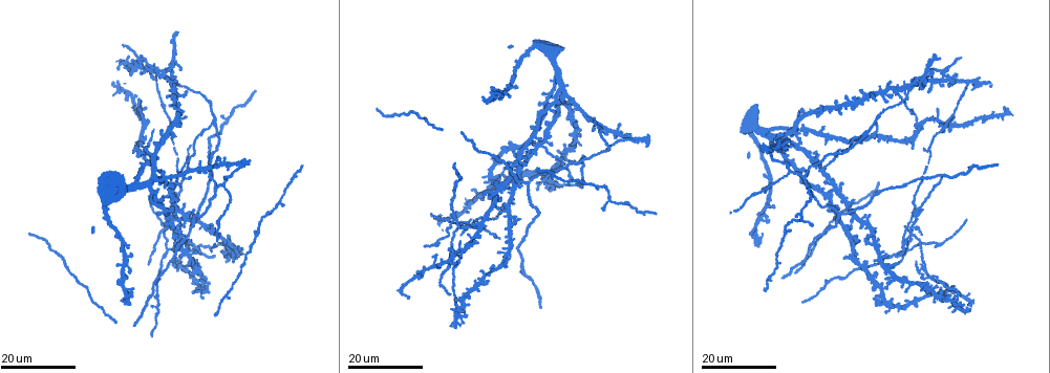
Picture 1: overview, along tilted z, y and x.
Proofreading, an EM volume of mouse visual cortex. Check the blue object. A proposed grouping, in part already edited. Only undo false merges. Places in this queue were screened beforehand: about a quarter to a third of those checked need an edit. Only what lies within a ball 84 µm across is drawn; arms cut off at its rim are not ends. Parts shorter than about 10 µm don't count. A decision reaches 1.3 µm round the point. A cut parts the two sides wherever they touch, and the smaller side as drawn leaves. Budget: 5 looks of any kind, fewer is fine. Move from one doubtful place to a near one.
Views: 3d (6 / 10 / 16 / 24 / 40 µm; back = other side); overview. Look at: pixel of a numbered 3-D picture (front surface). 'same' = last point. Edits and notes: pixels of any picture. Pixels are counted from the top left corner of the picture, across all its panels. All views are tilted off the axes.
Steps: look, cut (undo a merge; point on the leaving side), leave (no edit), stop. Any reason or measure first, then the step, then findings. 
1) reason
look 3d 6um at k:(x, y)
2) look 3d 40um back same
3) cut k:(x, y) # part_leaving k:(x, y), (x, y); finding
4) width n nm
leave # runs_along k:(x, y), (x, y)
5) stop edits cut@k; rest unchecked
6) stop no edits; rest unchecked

look 3d 16um at 1:(454, 218)

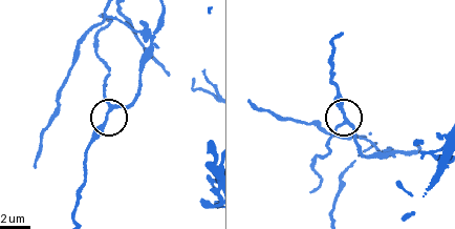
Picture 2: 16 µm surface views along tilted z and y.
zoom in
look 3d 10um at 2:(112, 105)

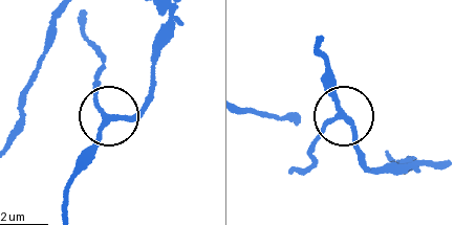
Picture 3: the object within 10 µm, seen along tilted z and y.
arms 3
leave # runs_along 3:(395, 159), (385, 171), (364, 167), (341, 118), (316, 136); all the same neuron

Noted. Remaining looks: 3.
a fork
look 3d 16um at 1:(224, 182)

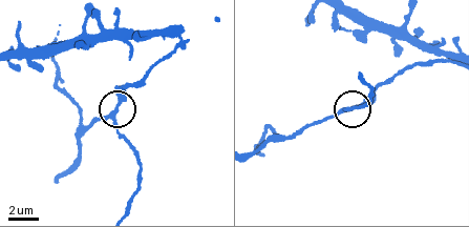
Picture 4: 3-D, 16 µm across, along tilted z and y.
zoom in
look 3d 6um at 4:(115, 115)

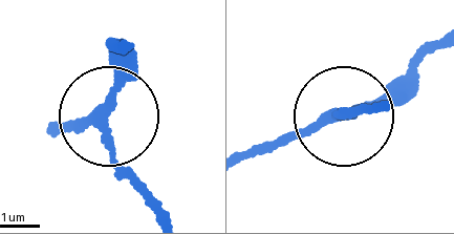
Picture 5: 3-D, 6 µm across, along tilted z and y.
side_arm 50 um
leave # runs_along 5:(249, 151), (376, 106); one neuron here

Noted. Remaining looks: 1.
stop no edits; rest unchecked

